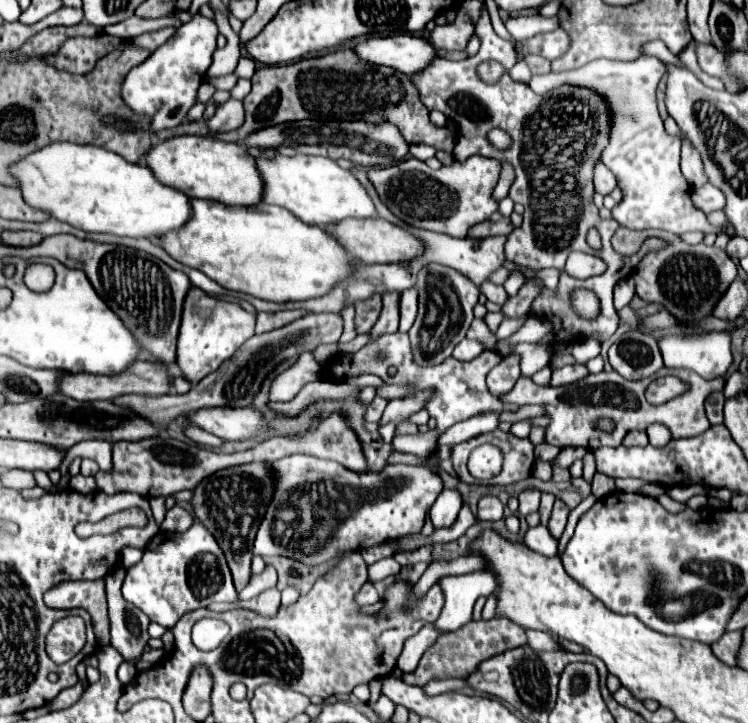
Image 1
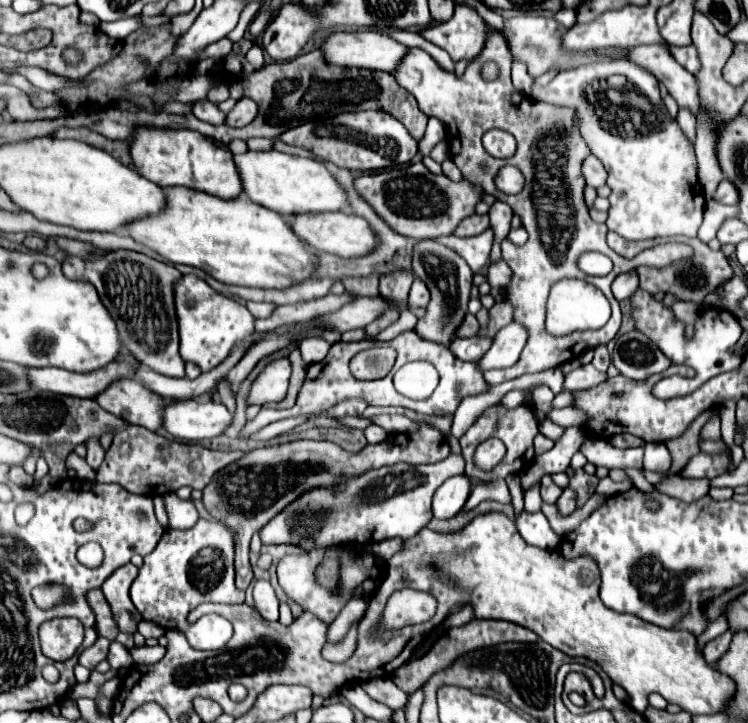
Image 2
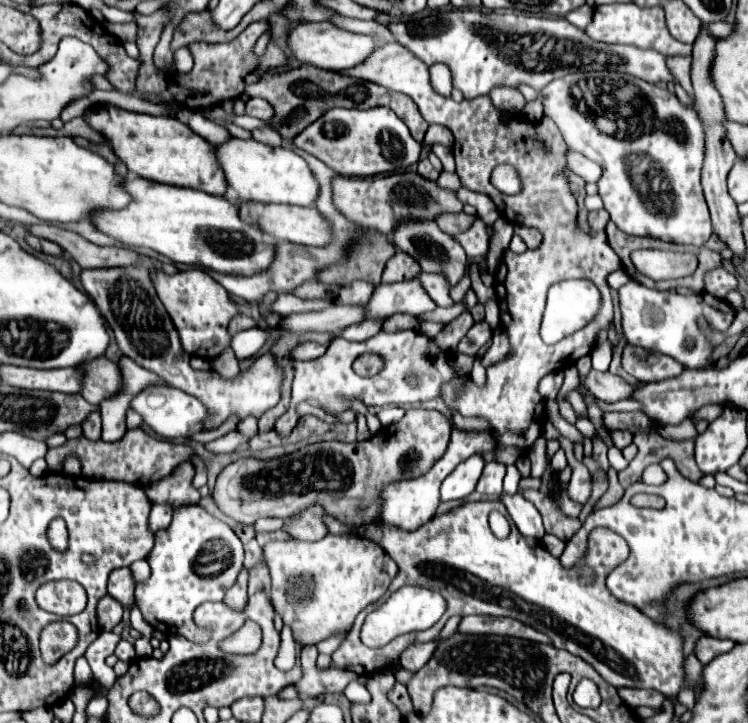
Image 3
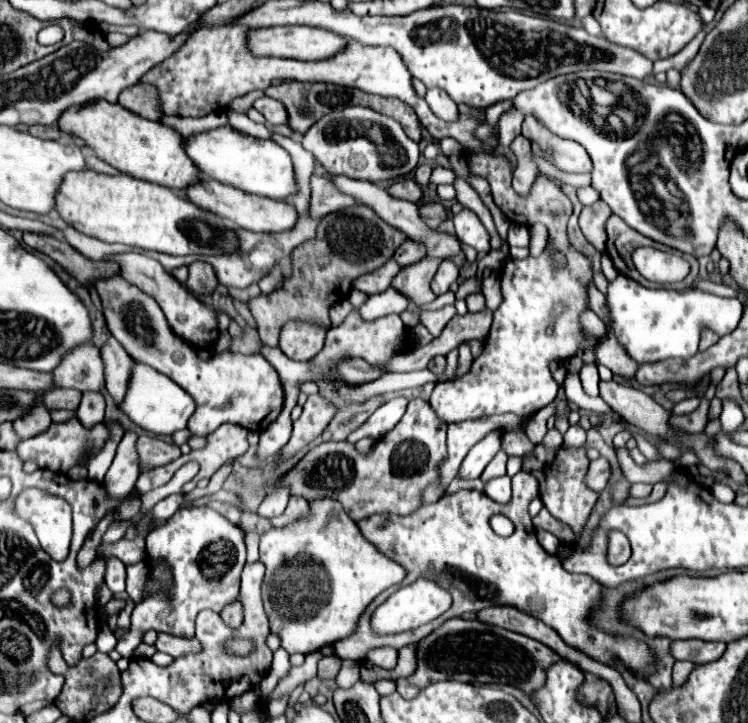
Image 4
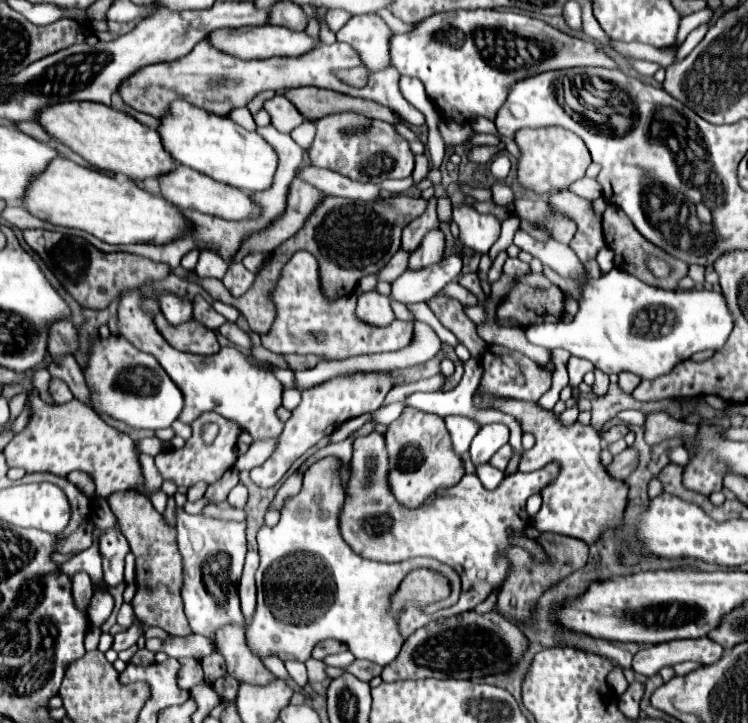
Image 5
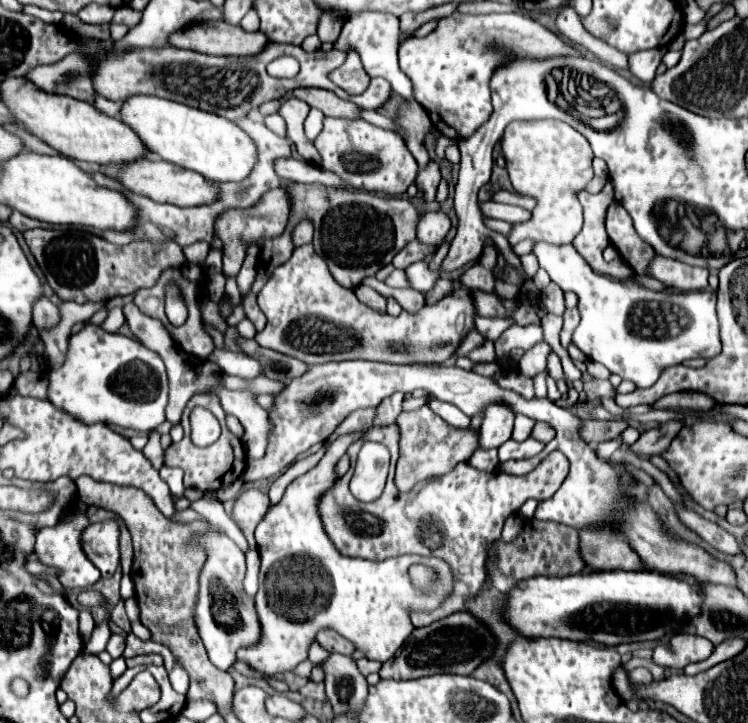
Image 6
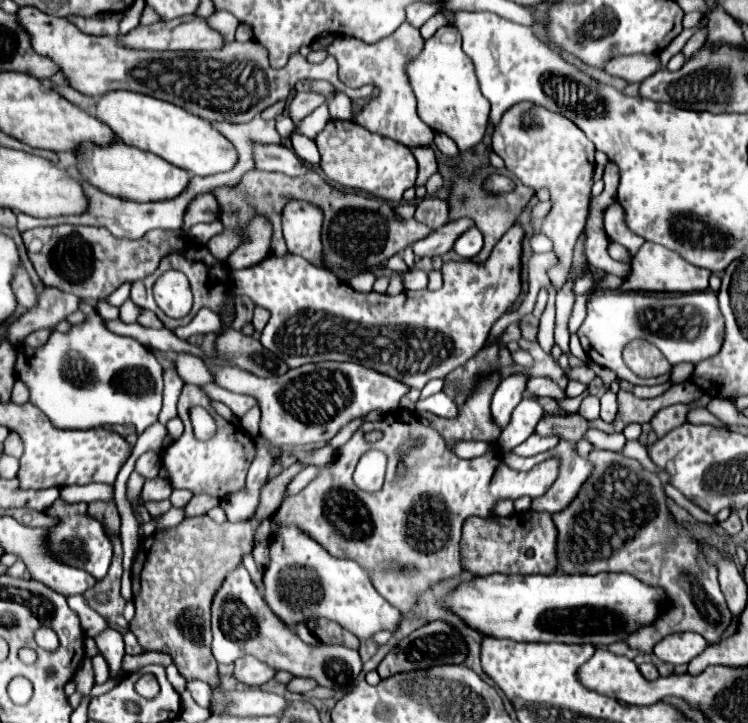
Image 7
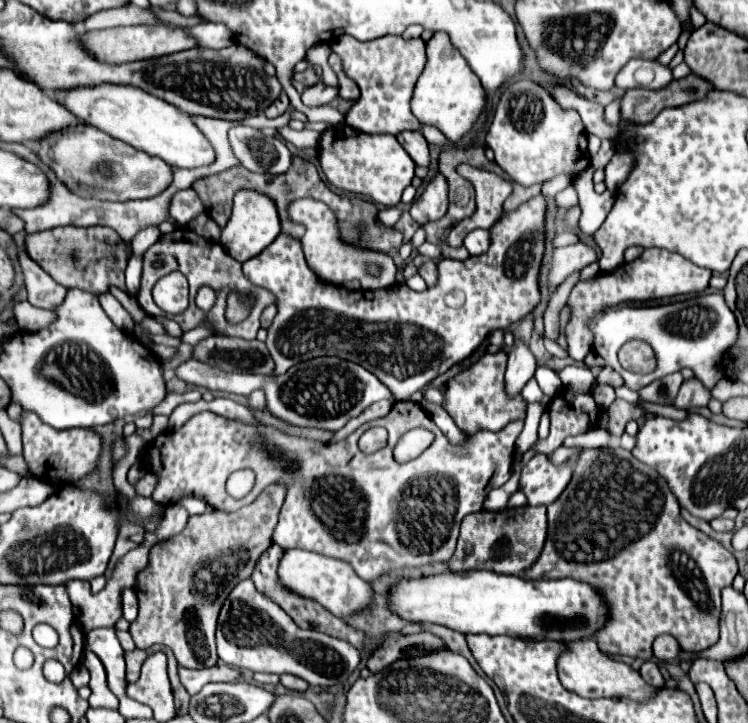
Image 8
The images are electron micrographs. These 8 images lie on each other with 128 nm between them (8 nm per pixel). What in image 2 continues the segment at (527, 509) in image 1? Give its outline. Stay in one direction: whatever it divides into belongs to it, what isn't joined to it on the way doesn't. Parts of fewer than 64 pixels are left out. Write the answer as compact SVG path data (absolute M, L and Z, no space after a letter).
M578 426L566 428L566 432L562 434L560 440L556 440L552 450L548 450L546 454L536 456L532 460L532 464L528 464L528 468L524 468L524 472L520 472L522 488L528 490L544 474L566 472L566 468L570 466L572 456L578 452L578 448L584 440L586 440L586 430L584 428L578 428Z

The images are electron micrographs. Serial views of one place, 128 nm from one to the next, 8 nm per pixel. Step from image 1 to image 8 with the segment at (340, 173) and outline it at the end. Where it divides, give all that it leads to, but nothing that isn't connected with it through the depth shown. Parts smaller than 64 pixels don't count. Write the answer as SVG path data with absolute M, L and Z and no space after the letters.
M98 84L98 86L82 86L72 90L56 90L54 98L66 106L76 118L82 122L100 128L116 140L122 140L136 150L142 150L150 156L162 158L166 164L176 168L196 168L210 164L214 160L212 146L196 124L192 124L190 116L176 106L142 92L136 86L120 86L120 84Z

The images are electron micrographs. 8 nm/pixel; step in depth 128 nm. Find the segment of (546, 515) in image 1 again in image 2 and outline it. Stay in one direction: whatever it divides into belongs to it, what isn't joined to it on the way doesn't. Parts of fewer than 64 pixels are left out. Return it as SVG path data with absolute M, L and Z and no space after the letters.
M544 474L544 478L542 478L542 488L540 488L540 494L542 494L542 500L544 500L544 502L548 502L548 504L554 504L554 502L560 498L560 494L562 494L562 488L560 488L560 486L556 486L556 484L552 482L550 474Z

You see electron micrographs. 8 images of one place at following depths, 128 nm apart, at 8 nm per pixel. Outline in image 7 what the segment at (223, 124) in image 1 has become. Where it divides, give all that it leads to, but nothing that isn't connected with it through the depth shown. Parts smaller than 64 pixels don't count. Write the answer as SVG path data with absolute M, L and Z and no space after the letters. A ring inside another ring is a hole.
M298 92L298 96L290 104L290 116L292 116L294 124L298 124L304 116L308 116L310 112L314 112L324 102L326 102L324 96L316 94L316 92ZM292 134L290 142L292 142L294 152L296 152L296 154L298 154L298 156L300 156L300 158L306 162L306 164L316 166L316 164L320 162L318 148L316 148L314 140L310 140L310 138L306 138L306 136L300 136L300 134Z

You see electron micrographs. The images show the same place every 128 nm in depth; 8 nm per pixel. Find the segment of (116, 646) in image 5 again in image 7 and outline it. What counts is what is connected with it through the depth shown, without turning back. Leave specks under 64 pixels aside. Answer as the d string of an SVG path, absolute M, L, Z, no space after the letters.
M106 628L94 638L94 642L96 642L96 648L100 650L100 654L108 662L110 678L116 678L122 668L122 658L125 655L123 635L114 628Z

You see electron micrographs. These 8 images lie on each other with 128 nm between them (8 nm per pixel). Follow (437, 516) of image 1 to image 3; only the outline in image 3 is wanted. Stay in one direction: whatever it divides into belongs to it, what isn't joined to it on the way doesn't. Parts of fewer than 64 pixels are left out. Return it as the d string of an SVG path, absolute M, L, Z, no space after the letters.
M480 454L460 462L456 470L442 484L442 500L462 500L474 492L476 482L484 470L484 458Z

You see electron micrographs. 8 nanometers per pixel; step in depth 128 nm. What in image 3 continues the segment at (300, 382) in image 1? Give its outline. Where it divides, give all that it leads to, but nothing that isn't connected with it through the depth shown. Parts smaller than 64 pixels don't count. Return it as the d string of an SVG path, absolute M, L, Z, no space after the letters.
M144 258L138 266L132 268L104 268L104 270L84 270L80 274L82 288L86 294L94 300L98 310L102 312L104 320L110 324L116 344L142 368L158 374L168 386L176 386L198 400L204 400L208 406L208 420L204 430L218 428L222 422L226 422L230 416L236 416L238 420L244 420L248 416L260 418L266 410L274 408L280 402L280 384L282 384L282 370L276 366L276 360L272 354L262 354L246 370L240 370L240 374L234 380L222 378L214 370L194 370L190 366L190 354L182 348L178 332L166 314L160 298L156 296L156 290L150 282L148 266L162 266L166 274L176 274L178 268L174 264L160 264L152 258Z

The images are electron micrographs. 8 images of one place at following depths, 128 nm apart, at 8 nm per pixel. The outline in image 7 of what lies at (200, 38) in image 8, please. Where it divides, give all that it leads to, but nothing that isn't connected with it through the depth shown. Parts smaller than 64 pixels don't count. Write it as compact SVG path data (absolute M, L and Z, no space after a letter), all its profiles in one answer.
M216 12L216 14L208 16L206 20L208 20L210 28L214 28L216 32L220 32L224 44L234 42L234 32L238 28L238 20L232 14L228 14L228 12Z

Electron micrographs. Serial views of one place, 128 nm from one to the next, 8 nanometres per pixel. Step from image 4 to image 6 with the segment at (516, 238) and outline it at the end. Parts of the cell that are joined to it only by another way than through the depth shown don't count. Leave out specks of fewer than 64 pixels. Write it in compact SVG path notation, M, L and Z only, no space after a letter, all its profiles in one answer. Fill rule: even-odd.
M538 242L534 254L538 256L540 268L548 272L552 282L556 282L564 292L576 292L580 298L578 310L582 320L574 330L572 342L588 358L604 364L622 380L630 380L638 388L650 388L658 380L662 368L692 358L714 358L720 352L722 344L714 292L698 290L670 294L640 288L632 280L614 282L612 278L594 272L572 244L552 246ZM678 312L688 316L688 324L684 328L684 320L678 318ZM530 324L530 326L510 326L502 336L494 342L496 346L496 356L508 358L512 348L522 348L530 350L536 342L542 340L542 328L540 324ZM676 324L680 328L678 334Z

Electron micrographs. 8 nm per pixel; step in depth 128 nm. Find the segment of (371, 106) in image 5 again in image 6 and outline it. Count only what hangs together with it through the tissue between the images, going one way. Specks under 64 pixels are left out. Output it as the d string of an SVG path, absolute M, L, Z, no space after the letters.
M296 88L294 96L304 100L306 104L310 104L312 108L318 108L324 112L324 116L332 116L332 118L358 118L358 106L354 106L348 100L338 98L334 92L330 90L322 90L322 88Z

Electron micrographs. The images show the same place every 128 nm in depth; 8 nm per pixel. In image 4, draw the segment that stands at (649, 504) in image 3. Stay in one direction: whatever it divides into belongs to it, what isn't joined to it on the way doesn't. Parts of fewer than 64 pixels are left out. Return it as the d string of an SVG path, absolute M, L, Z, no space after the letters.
M658 482L658 484L654 484L654 490L652 490L652 494L648 498L644 498L644 500L630 500L628 504L648 504L648 502L656 502L656 500L664 498L666 488L668 488L668 482Z

